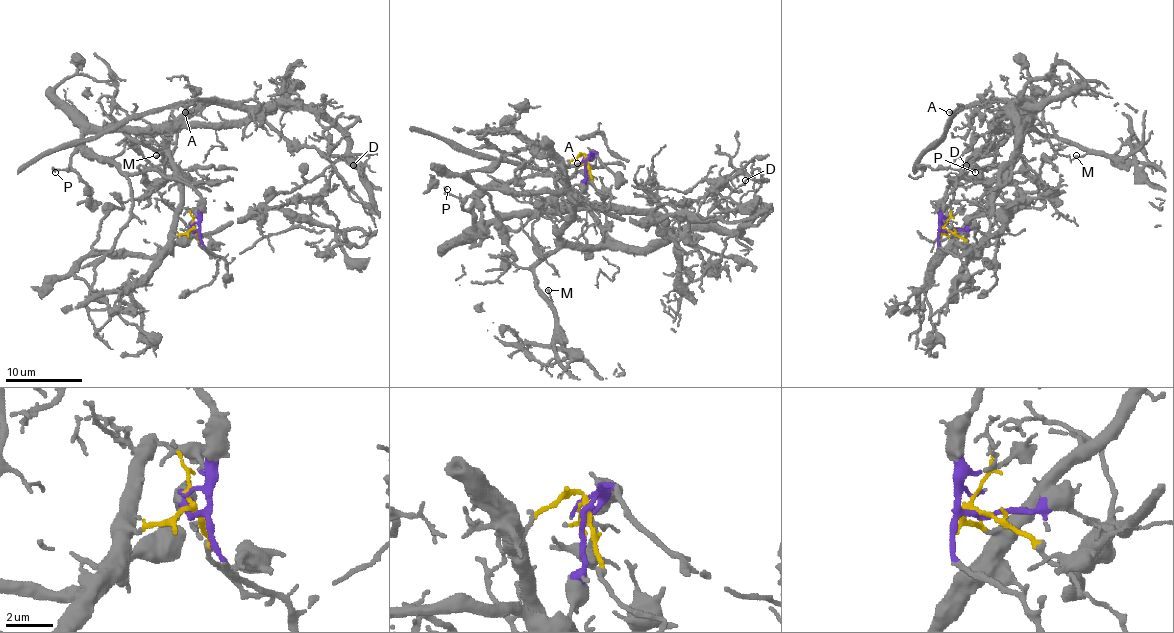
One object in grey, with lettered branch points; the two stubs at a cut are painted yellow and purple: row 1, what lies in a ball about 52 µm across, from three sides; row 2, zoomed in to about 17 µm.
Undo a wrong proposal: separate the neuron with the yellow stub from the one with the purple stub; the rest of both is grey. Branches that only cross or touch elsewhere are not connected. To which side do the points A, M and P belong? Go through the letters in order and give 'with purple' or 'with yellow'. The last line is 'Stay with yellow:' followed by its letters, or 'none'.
A: with yellow
M: with yellow
P: with purple
Stay with yellow: A, M

